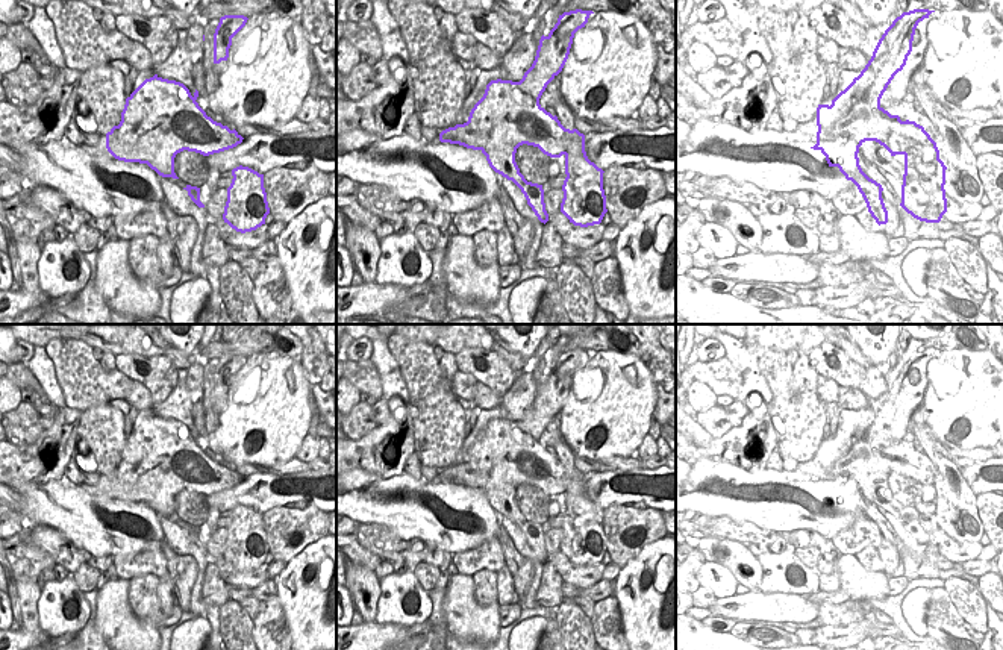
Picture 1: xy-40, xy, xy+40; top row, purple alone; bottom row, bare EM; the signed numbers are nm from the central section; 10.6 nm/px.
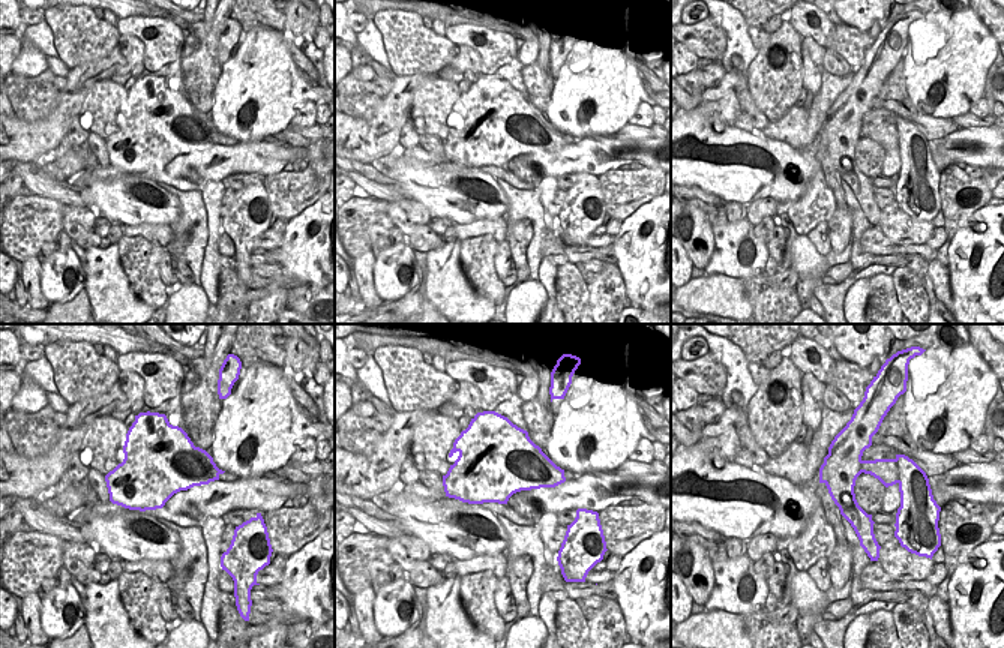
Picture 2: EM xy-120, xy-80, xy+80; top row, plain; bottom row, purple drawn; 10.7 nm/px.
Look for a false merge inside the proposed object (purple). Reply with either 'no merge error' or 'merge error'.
merge error

